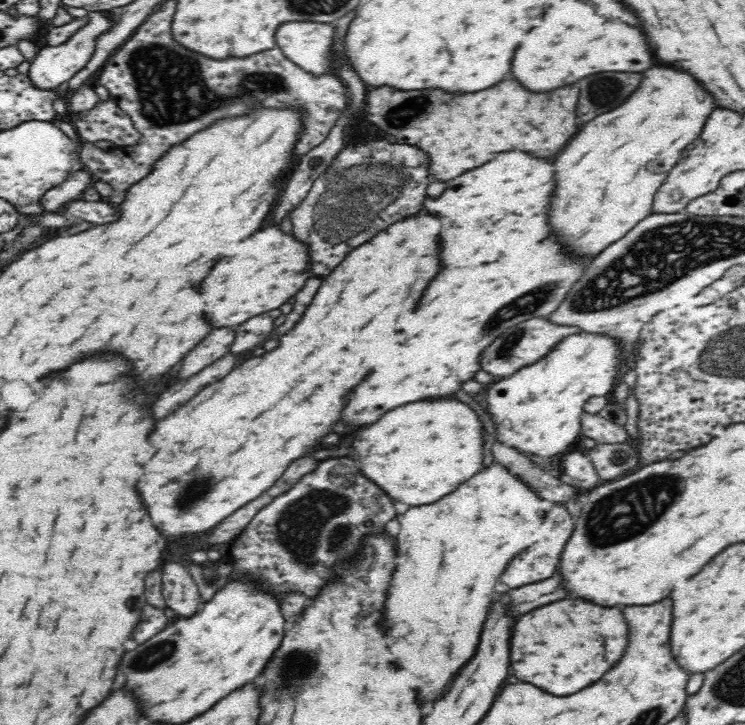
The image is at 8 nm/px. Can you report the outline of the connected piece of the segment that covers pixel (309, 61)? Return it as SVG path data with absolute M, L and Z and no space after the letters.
M286 22L276 30L276 42L284 54L314 76L334 70L334 36L334 26L322 22Z

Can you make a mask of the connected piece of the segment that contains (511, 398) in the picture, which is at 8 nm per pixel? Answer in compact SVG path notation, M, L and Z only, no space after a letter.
M578 331L564 337L540 362L490 386L488 402L498 422L496 437L538 456L564 452L580 436L584 403L615 390L622 377L622 356L624 345L610 335Z

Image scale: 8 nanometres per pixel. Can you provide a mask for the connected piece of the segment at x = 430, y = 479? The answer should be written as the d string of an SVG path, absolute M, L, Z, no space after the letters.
M436 398L420 400L400 406L388 412L378 424L368 426L358 432L354 446L360 452L360 466L366 476L370 476L378 486L382 486L394 500L406 504L430 504L440 500L444 494L454 492L464 480L474 476L482 468L484 452L484 422L478 412L460 400L454 398Z

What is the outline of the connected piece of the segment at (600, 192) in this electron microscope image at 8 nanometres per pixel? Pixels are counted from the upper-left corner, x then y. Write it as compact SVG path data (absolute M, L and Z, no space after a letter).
M654 64L644 72L640 88L622 106L584 124L584 128L568 142L556 162L558 190L552 200L550 222L552 228L562 236L564 244L582 254L600 252L652 214L656 190L662 186L662 182L666 182L672 166L682 160L680 152L688 144L696 143L714 108L716 98L704 92L704 86L700 86L692 74L682 68Z

